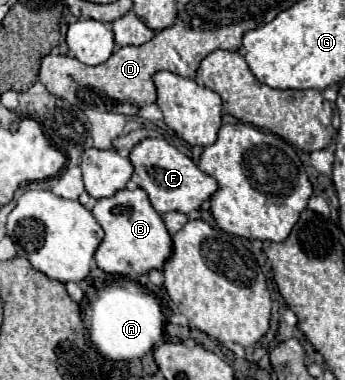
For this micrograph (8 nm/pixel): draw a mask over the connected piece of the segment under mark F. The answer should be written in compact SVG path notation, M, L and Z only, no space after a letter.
M160 138L140 140L130 152L130 162L134 166L132 180L138 184L138 188L146 190L150 204L160 214L166 212L190 214L192 210L198 210L204 200L210 200L210 196L218 190L218 184L212 176L204 174L186 154L178 152L172 144Z

